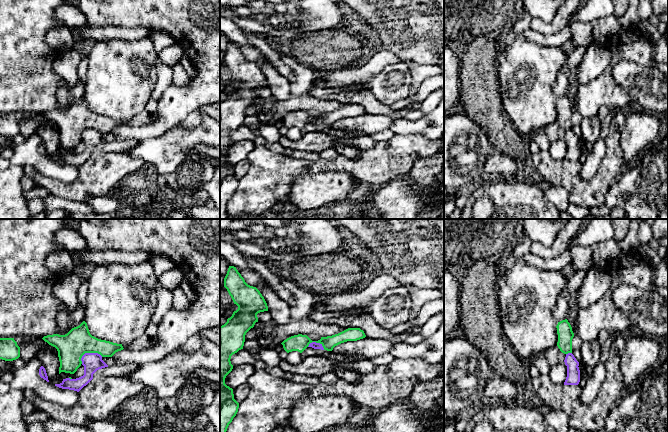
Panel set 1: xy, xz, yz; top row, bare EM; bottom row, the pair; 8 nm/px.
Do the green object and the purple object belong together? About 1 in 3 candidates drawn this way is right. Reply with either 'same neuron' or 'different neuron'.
different neuron

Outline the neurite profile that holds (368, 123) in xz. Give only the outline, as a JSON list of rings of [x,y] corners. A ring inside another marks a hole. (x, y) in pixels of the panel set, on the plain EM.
[[[365,113],[357,117],[347,117],[335,122],[332,126],[344,132],[363,131],[366,134],[391,129],[394,119],[385,115]]]

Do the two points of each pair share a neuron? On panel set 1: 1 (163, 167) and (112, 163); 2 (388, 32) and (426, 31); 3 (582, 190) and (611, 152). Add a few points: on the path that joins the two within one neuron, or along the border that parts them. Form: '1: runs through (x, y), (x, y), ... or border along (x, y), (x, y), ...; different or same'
1: border along (124, 151), (139, 157), (144, 162); different
2: runs through (397, 32), (417, 31); same
3: runs through (593, 186), (611, 168), (611, 163); same

